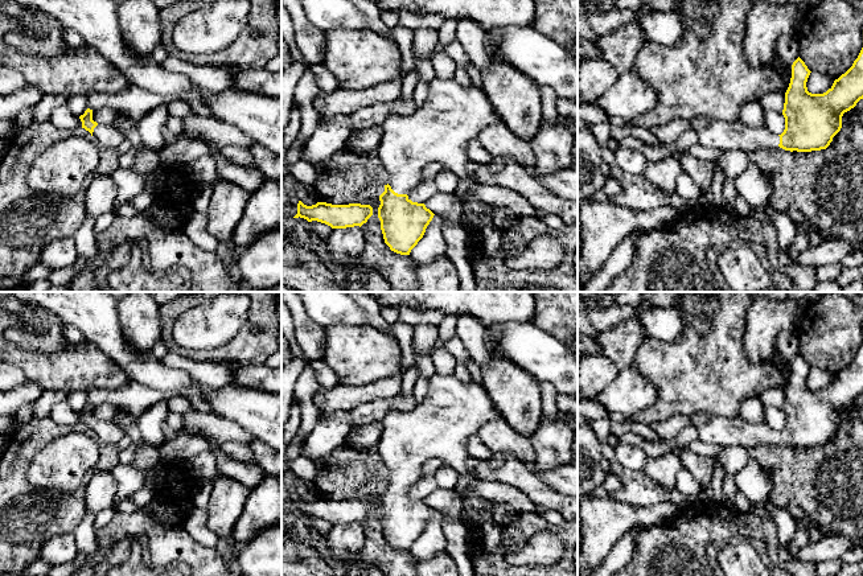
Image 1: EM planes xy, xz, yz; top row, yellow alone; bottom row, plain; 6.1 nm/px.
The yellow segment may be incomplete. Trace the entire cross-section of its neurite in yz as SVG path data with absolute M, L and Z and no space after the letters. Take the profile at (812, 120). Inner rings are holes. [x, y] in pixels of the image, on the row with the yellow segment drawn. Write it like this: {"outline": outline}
{"outline": "M863 48L852 66L823 94L807 91L810 73L800 57L793 62L782 110L785 129L781 135L770 132L765 126L751 128L740 119L711 120L696 131L698 144L723 152L747 153L777 147L790 152L826 149L842 128L843 114L863 99Z"}

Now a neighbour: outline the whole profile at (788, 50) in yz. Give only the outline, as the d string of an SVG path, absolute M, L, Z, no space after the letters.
M788 34L780 36L776 44L776 54L785 67L781 87L781 91L785 94L792 78L792 65L800 57L800 45L796 40L796 36L788 36Z

